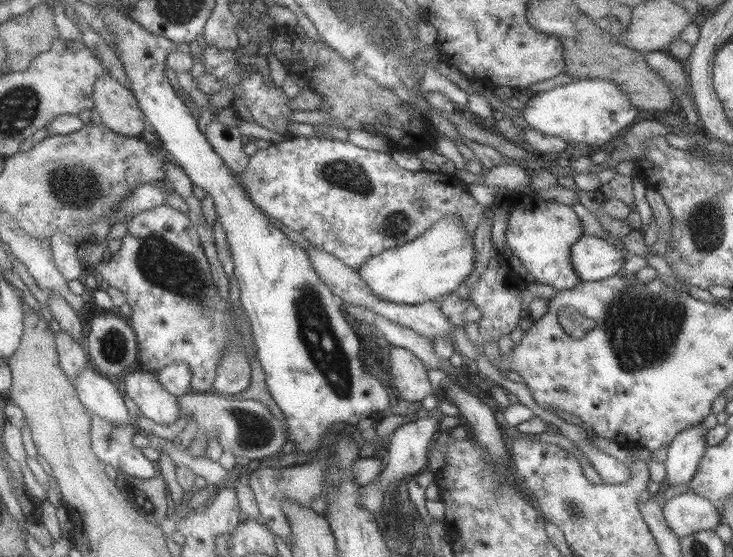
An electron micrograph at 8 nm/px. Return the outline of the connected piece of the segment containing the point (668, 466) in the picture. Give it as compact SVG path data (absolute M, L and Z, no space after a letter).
M701 423L683 430L668 447L668 459L665 461L666 479L661 483L662 488L670 486L680 486L680 484L689 483L696 474L697 466L703 459L704 452L708 450L706 434L709 429L704 429Z

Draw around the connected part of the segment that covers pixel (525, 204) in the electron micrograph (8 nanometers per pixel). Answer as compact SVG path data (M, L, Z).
M515 192L508 196L507 202L510 205L510 216L506 227L505 244L509 246L513 256L519 258L521 264L537 283L549 284L559 291L576 286L580 280L571 263L571 246L584 235L584 227L572 206L545 199L537 192Z

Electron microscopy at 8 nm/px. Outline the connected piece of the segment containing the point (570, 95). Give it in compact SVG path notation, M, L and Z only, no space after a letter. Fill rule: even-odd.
M603 78L580 79L552 90L538 91L525 102L525 107L520 112L534 130L559 136L571 144L585 142L594 149L608 147L624 128L634 124L640 112L617 84Z

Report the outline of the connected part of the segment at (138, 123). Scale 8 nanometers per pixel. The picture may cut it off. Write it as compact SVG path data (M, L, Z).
M109 74L95 84L93 99L101 123L122 136L141 136L146 120L132 90Z

